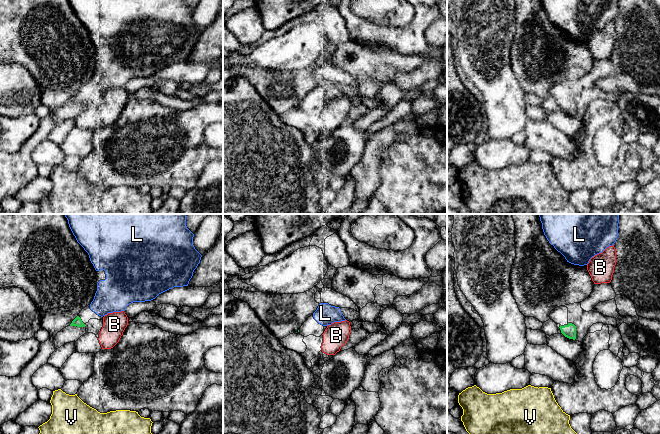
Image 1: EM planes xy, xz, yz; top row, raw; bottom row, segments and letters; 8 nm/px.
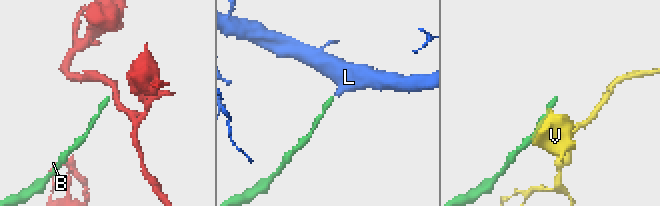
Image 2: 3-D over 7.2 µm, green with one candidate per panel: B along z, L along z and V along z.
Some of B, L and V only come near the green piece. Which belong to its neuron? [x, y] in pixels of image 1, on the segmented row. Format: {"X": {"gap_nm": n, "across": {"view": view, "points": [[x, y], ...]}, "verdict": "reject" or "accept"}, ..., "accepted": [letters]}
{"B": {"gap_nm": 130, "across": {"view": "xy", "points": [[84, 326], [100, 331]]}, "verdict": "reject"}, "L": {"gap_nm": 110, "across": {"view": "xy", "points": [[80, 318], [90, 308]]}, "verdict": "accept"}, "V": {"gap_nm": 420, "across": {"view": "yz", "points": [[569, 338], [550, 388]]}, "verdict": "reject"}, "accepted": ["L"]}

